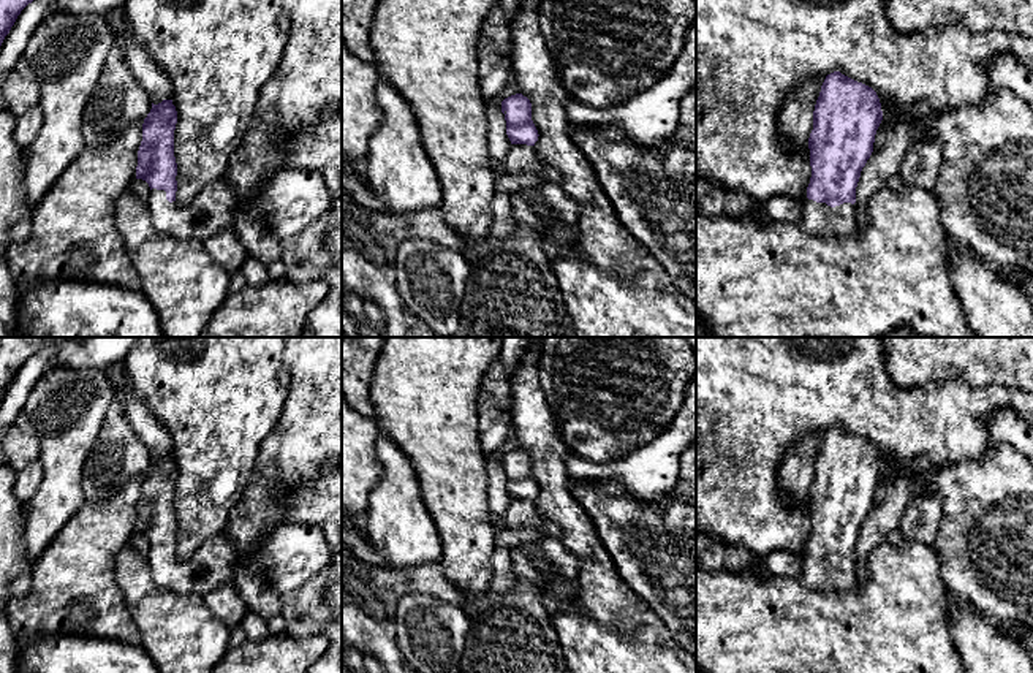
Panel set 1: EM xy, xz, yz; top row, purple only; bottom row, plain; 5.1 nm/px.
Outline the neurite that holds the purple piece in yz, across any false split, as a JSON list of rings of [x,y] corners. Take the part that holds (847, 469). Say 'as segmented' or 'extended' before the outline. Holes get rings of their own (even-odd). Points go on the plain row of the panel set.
extended | [[[840,426],[826,431],[808,492],[812,532],[800,573],[807,586],[856,587],[856,542],[881,475],[881,458],[872,442]]]

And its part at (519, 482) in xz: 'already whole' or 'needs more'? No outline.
already whole

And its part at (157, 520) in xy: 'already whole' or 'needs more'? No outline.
needs more

